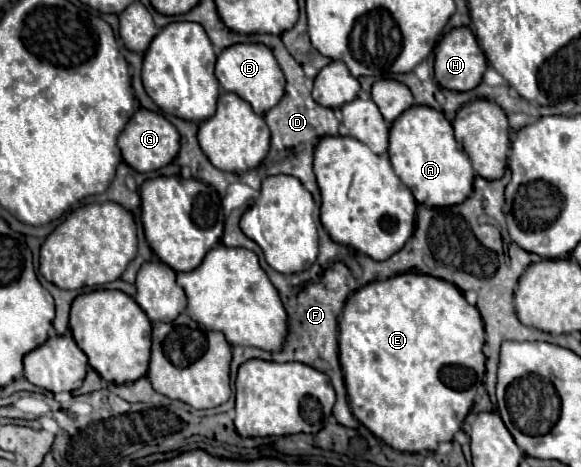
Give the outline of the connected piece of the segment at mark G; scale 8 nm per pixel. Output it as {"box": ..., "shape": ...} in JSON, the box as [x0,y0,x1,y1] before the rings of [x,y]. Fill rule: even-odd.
{"box":[117,107,179,173],"shape":[[[141,107],[129,119],[129,125],[125,125],[125,129],[121,131],[117,145],[119,145],[127,165],[131,165],[139,173],[147,173],[147,171],[157,171],[157,169],[165,167],[167,163],[171,163],[177,157],[179,133],[163,115],[157,115],[157,113]]]}

